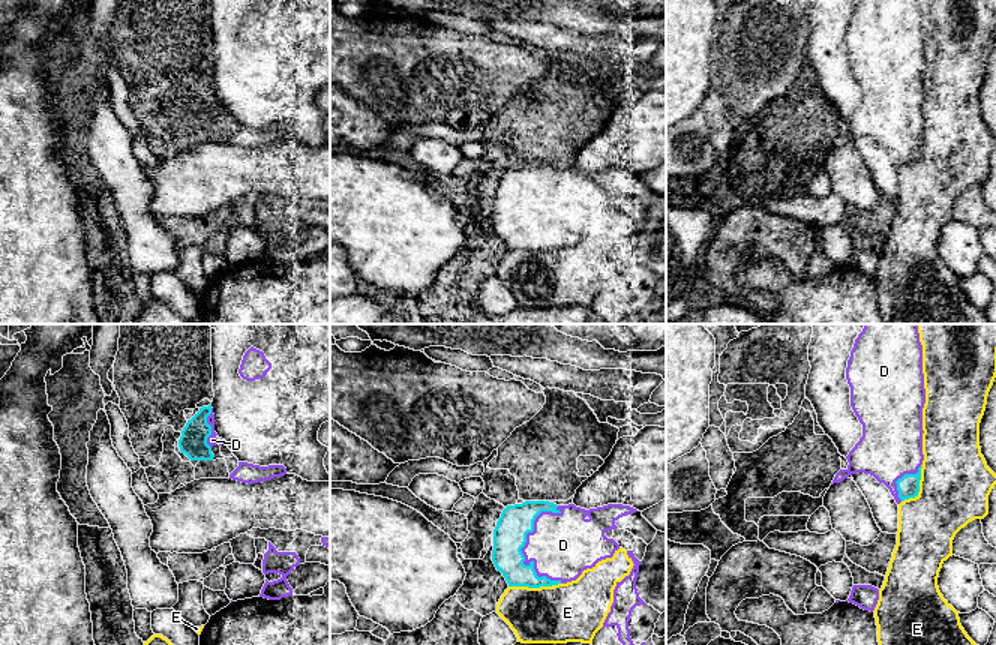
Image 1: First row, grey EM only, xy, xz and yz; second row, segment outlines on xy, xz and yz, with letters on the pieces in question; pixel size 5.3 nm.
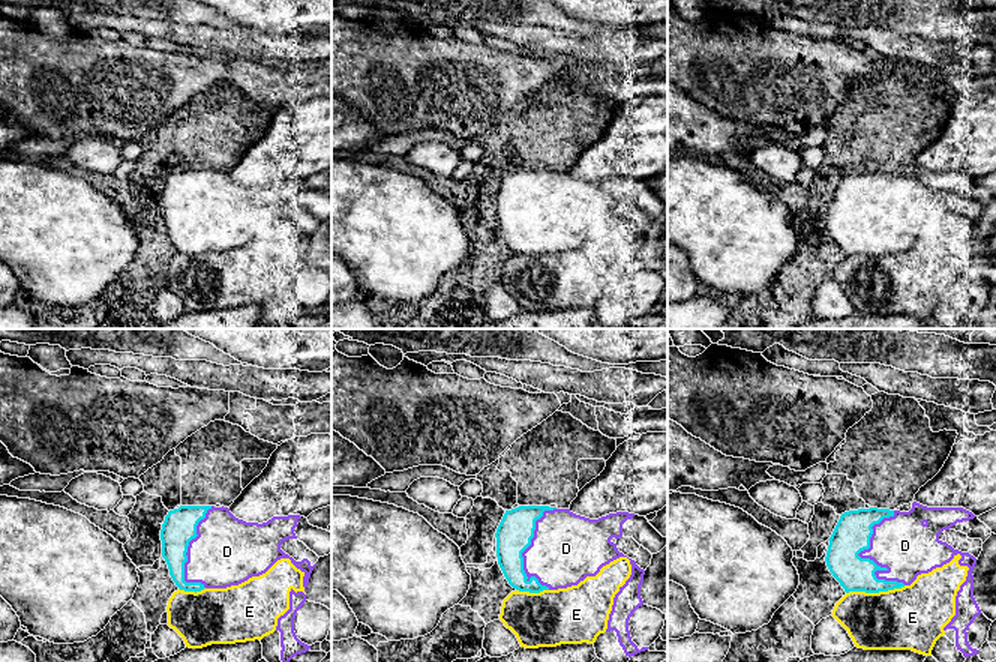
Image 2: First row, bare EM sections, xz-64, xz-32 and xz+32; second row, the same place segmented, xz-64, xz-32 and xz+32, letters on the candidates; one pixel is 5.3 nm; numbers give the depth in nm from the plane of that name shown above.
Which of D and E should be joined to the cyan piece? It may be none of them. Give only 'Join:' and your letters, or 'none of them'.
Join: D

